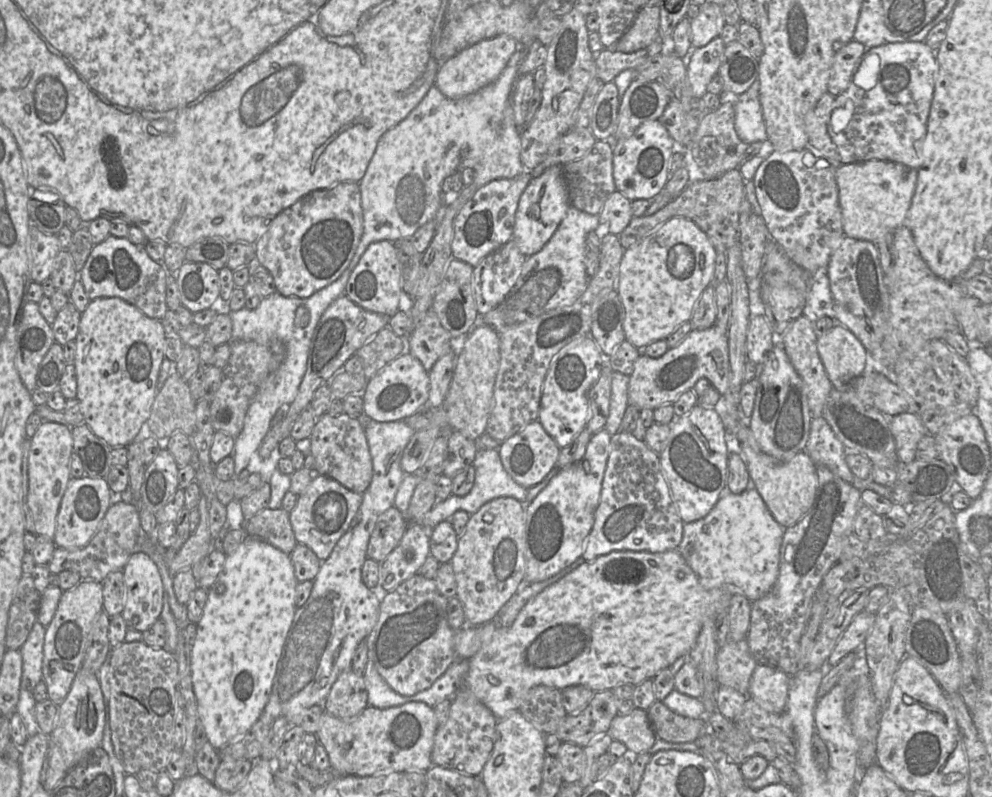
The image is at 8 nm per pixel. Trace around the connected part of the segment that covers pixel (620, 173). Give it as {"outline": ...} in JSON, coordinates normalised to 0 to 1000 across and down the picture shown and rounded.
{"outline":[[[664,151],[646,156],[637,171],[623,176],[618,187],[618,223],[621,238],[635,252],[662,247],[673,227],[675,198],[681,181]]]}

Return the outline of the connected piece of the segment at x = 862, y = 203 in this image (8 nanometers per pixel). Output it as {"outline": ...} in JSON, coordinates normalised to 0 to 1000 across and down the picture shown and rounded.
{"outline":[[[875,201],[849,206],[842,211],[849,285],[855,297],[884,306],[892,294],[911,282],[924,228],[924,212],[895,201]]]}

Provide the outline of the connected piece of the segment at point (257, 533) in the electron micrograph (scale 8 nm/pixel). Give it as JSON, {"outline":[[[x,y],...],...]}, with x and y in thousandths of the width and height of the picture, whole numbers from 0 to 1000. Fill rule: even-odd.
{"outline":[[[269,636],[254,649],[247,649],[245,665],[251,674],[263,676],[291,696],[299,684],[292,644],[285,637]]]}

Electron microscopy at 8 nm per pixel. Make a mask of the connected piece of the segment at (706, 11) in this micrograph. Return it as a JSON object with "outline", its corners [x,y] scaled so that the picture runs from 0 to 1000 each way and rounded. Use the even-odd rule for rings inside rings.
{"outline":[[[712,3],[705,6],[706,15],[697,25],[697,54],[699,60],[706,60],[726,46],[732,28],[728,8]]]}

